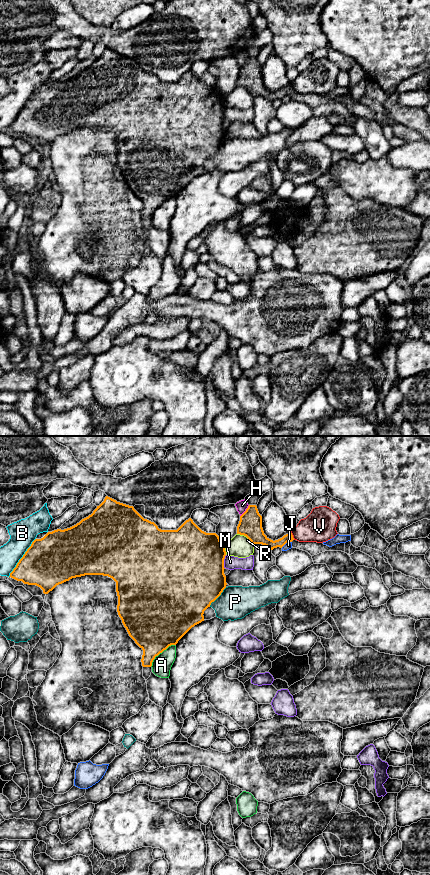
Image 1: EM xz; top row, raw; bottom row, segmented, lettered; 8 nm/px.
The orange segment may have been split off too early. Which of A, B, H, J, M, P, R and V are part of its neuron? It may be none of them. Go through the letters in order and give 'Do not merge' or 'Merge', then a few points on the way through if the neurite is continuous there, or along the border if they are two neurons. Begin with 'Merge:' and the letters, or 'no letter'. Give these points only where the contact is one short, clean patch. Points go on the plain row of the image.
Merge: no letter
A: Do not merge
B: Do not merge
H: Do not merge
J: Do not merge. Boundary: xz (291, 93), (288, 93), (281, 99)
M: Do not merge
P: Do not merge
R: Do not merge
V: Do not merge. Boundary: xz (290, 83), (294, 91)

